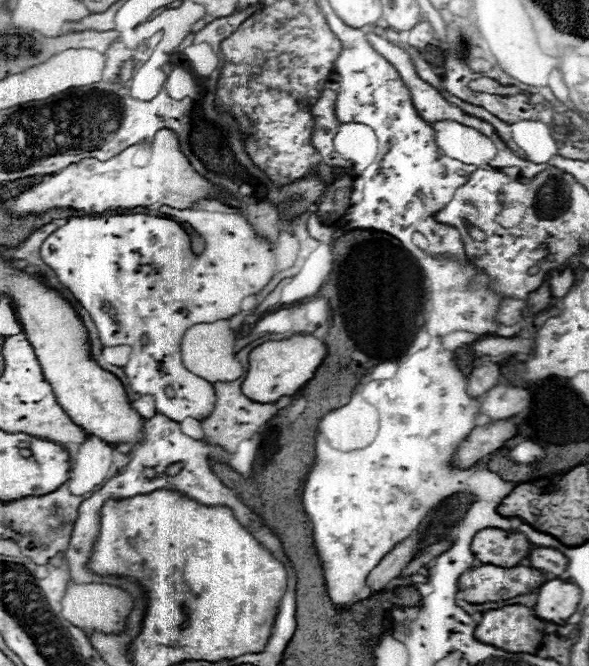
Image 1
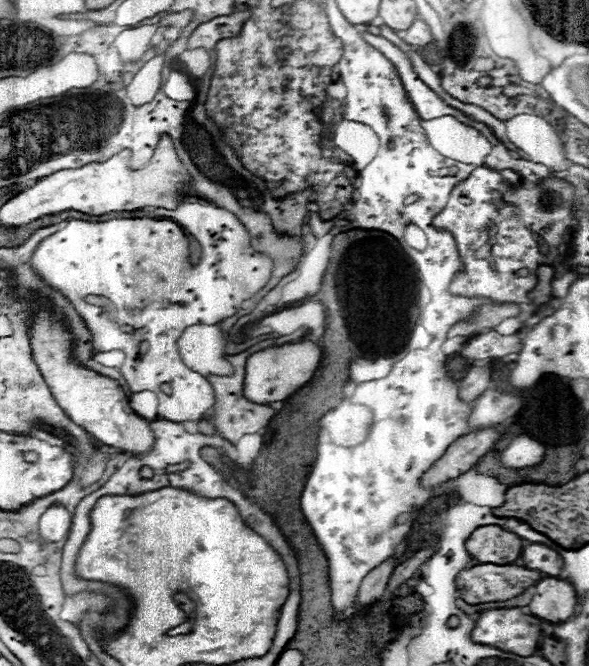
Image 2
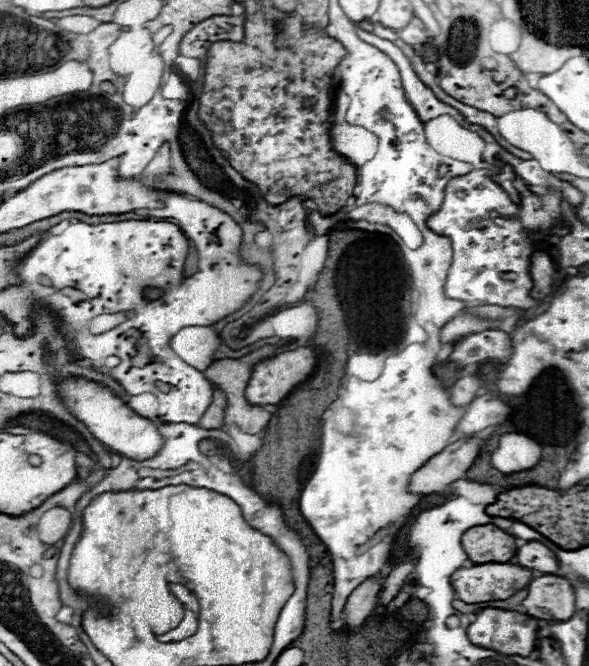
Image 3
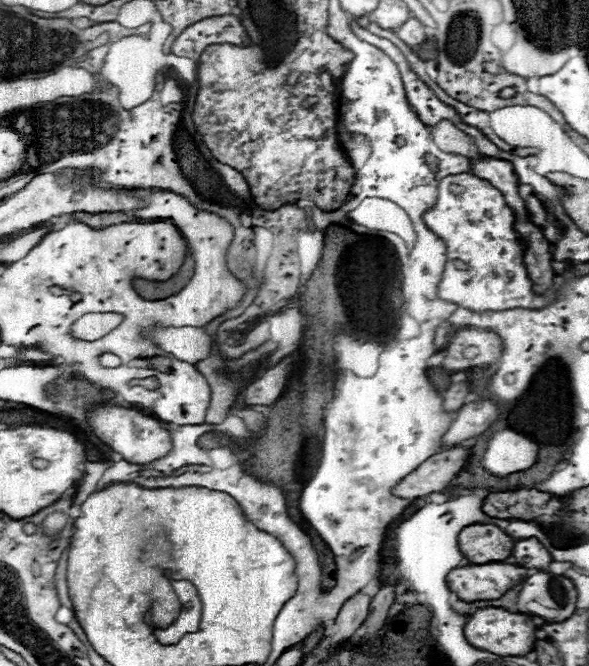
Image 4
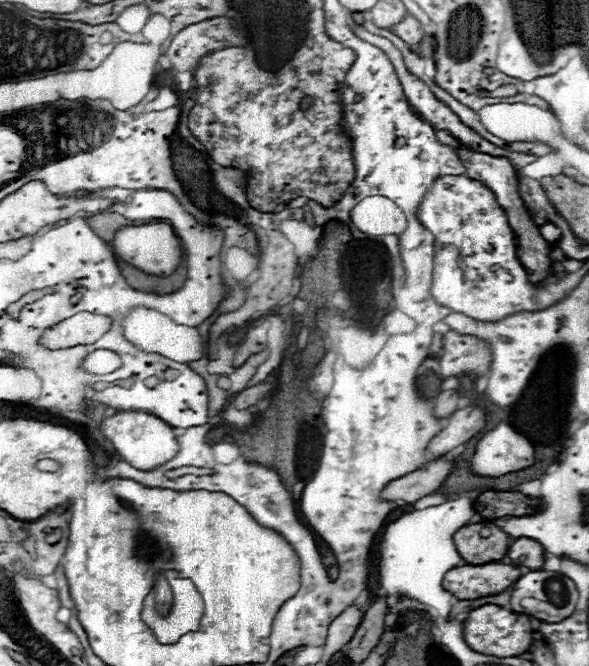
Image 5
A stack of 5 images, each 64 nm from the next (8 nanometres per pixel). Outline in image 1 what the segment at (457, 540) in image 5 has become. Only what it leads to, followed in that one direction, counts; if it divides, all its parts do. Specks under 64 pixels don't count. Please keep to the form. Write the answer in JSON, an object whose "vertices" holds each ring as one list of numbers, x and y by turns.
{"vertices":[[500,528,480,530,470,544,472,554,480,562,502,568,518,566,528,556,530,548,532,544,526,536,520,536,520,532,508,532]]}

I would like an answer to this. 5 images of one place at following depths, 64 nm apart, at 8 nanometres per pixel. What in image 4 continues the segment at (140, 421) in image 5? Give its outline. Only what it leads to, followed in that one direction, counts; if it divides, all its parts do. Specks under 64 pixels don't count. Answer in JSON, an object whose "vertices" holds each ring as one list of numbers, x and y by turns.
{"vertices":[[102,404,90,414,90,424,96,436,102,442,106,442,114,452,118,452,124,460,128,460,130,464,144,466,144,464,164,458,172,450,172,436,164,428,164,424,156,420,154,416,146,416,132,408,122,408,116,404]]}

